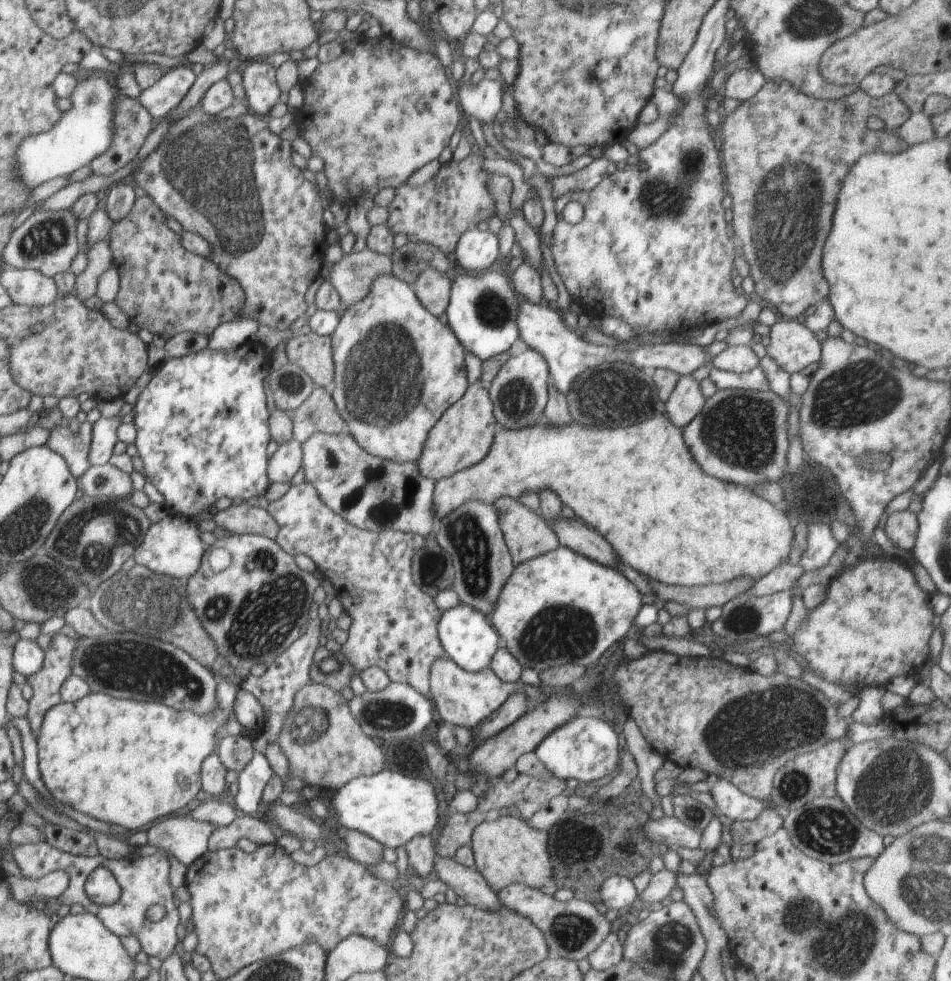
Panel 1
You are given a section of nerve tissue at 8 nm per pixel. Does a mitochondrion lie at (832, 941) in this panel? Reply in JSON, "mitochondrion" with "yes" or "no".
{"mitochondrion":"yes"}

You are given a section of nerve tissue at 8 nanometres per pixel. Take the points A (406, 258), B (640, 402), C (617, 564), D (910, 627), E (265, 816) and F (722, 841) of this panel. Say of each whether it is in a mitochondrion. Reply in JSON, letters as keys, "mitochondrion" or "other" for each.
{"A":"other","B":"mitochondrion","C":"other","D":"other","E":"other","F":"other"}

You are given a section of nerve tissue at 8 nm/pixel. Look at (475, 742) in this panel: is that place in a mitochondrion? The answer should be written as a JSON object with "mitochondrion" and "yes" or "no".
{"mitochondrion":"no"}

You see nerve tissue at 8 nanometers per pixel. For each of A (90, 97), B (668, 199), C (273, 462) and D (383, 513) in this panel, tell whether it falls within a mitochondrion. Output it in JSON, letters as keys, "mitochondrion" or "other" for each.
{"A":"mitochondrion","B":"mitochondrion","C":"other","D":"mitochondrion"}

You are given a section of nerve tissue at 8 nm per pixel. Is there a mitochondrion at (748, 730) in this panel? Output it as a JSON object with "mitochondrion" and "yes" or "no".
{"mitochondrion":"yes"}

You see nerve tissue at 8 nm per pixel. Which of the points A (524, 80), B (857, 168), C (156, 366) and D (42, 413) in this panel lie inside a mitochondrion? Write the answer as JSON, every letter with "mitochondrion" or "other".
{"A":"other","B":"other","C":"other","D":"other"}

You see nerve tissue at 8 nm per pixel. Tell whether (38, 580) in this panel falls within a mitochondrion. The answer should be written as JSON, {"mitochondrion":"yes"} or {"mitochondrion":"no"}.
{"mitochondrion":"yes"}

